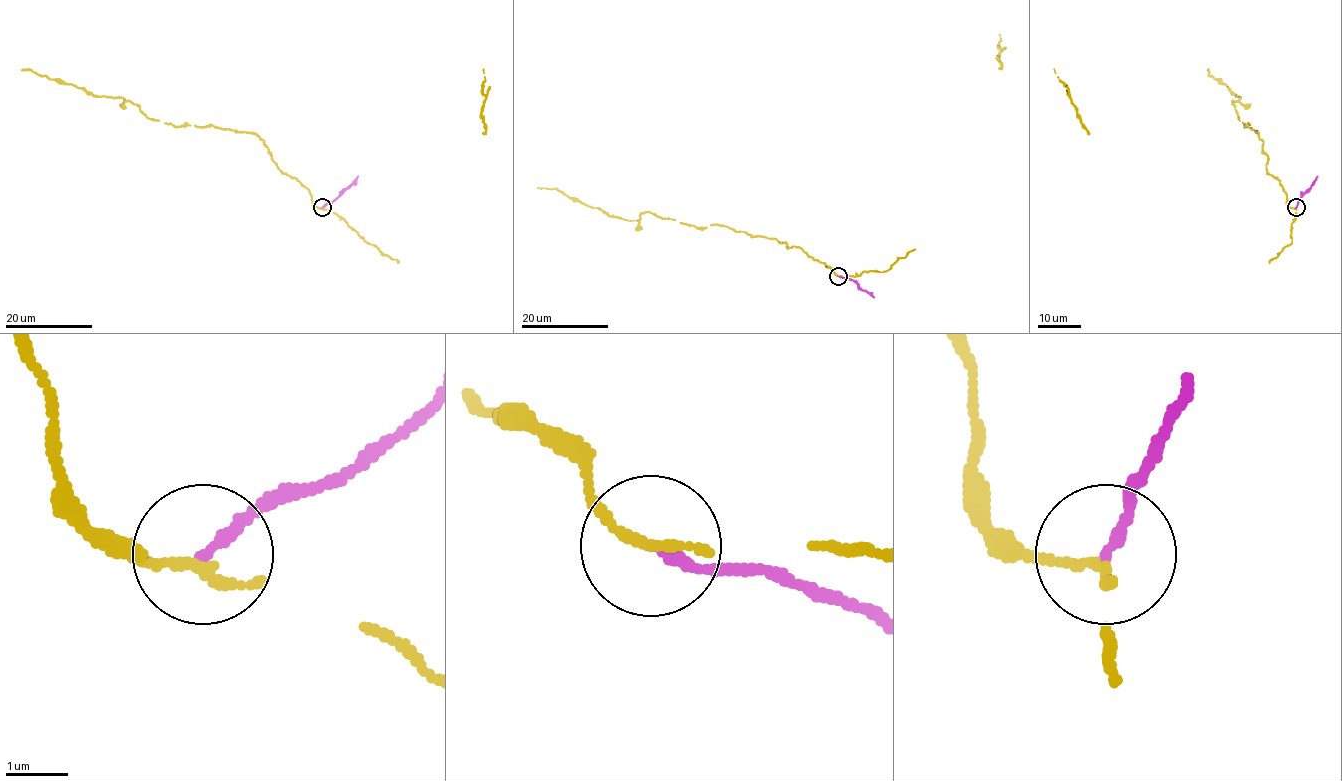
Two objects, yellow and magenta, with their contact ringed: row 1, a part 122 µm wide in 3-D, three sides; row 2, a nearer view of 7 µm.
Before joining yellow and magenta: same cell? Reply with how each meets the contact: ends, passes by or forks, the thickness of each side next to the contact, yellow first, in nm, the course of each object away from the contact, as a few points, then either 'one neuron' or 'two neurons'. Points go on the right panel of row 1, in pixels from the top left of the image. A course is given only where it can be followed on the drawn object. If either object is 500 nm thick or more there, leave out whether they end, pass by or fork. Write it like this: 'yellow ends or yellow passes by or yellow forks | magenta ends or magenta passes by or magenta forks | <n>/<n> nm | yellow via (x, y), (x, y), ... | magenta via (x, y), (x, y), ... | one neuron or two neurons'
yellow ends | magenta ends | 200/180 nm | yellow via (1296, 208), (1267, 172), (1258, 133), (1238, 119), (1232, 101), (1241, 97), (1207, 70) | magenta via (1296, 207), (1318, 176) | two neurons

